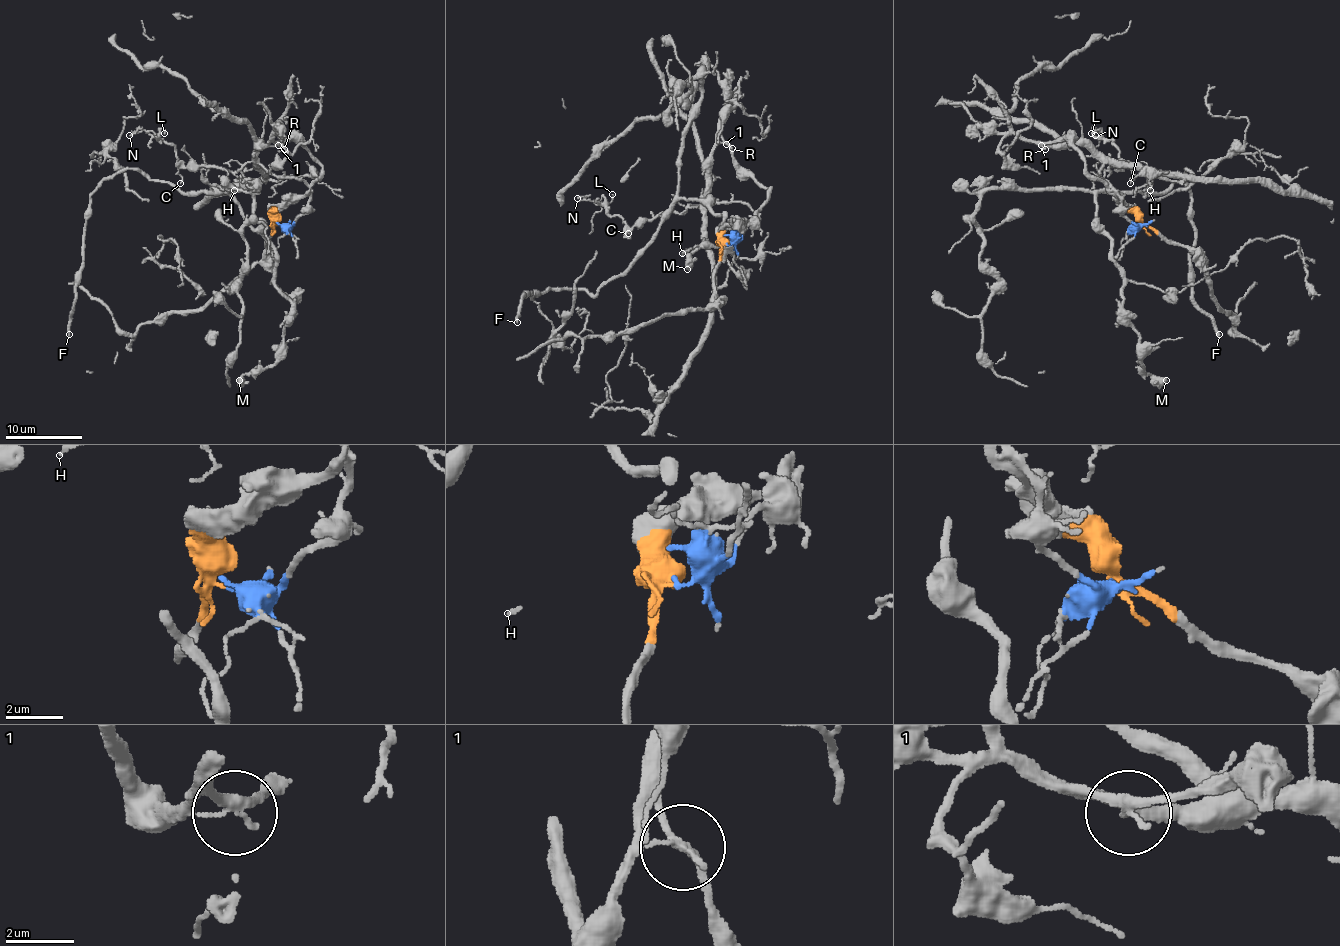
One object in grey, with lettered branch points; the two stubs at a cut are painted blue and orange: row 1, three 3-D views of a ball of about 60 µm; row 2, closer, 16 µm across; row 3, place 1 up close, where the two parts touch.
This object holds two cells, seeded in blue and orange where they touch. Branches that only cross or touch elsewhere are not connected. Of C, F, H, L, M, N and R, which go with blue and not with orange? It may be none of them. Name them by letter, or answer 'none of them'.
C, F, H, L, M, N, R

